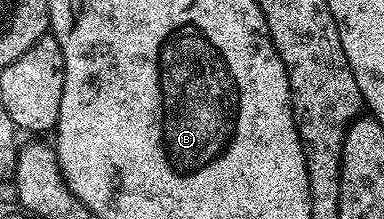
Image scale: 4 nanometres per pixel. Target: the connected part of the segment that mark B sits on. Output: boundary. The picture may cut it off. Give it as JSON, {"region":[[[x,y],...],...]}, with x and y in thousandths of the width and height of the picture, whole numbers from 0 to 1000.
{"region":[[[469,100],[469,119],[448,119],[427,174],[417,174],[417,210],[406,210],[406,484],[417,484],[417,703],[427,717],[427,758],[458,795],[458,813],[500,813],[521,795],[521,776],[542,776],[542,758],[563,758],[563,740],[594,721],[604,667],[615,667],[615,612],[625,612],[625,521],[635,502],[635,429],[625,429],[625,374],[594,301],[594,265],[583,265],[583,228],[542,174],[542,137],[521,137],[510,100]]]}

